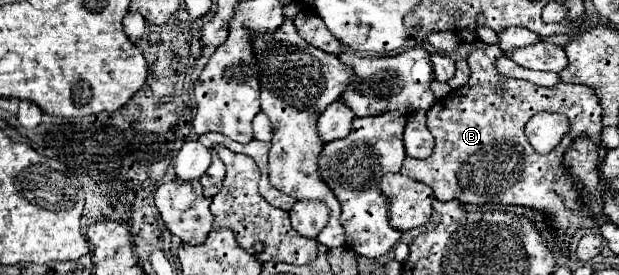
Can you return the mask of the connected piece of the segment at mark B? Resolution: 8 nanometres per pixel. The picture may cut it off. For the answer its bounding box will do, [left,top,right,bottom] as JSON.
[401,44,603,248]

